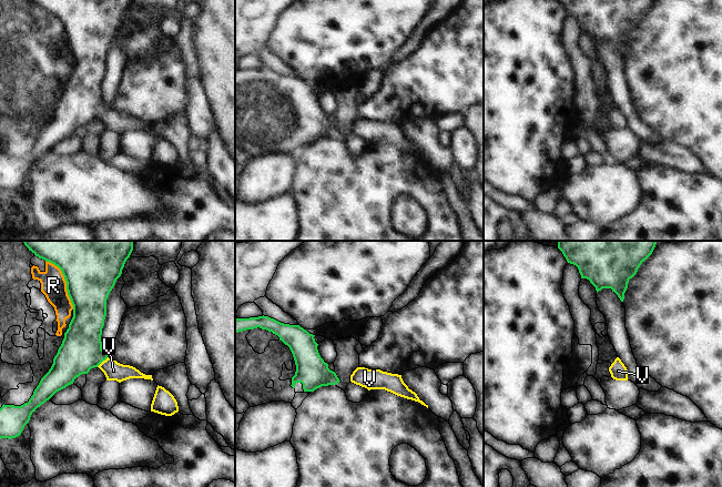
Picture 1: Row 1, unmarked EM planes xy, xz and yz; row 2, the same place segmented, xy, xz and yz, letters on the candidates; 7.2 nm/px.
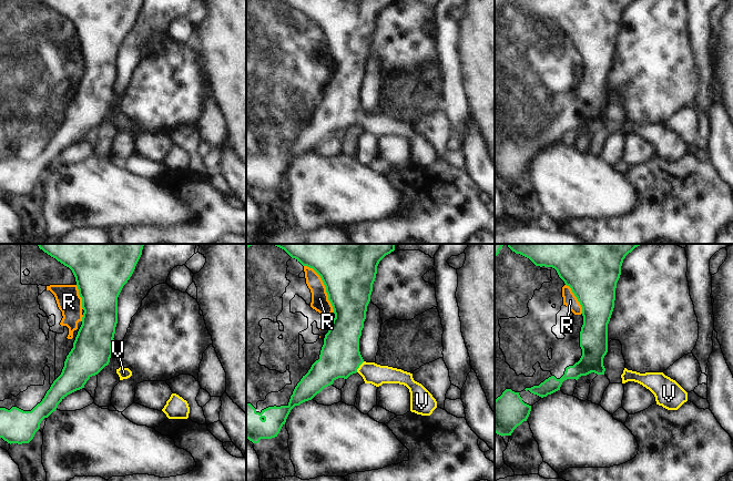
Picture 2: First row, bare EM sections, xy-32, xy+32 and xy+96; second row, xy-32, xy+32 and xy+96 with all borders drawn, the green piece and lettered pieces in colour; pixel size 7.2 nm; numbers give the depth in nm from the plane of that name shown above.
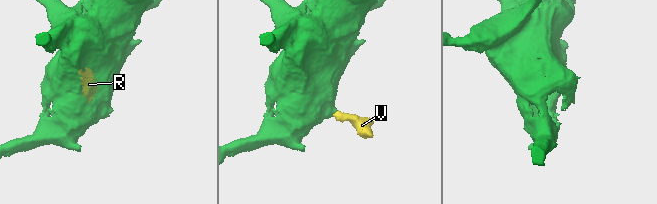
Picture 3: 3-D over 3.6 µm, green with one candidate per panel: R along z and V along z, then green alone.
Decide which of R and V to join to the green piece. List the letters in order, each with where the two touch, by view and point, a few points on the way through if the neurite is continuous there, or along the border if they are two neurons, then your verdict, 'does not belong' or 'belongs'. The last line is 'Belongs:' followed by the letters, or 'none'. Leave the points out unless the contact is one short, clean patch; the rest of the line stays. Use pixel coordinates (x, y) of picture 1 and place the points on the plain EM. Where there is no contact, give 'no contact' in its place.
R: contact xy (65, 32); belongs
V: contact xy (102, 112); way xy (81, 101), (102, 112), (113, 122); belongs
Belongs: R, V

